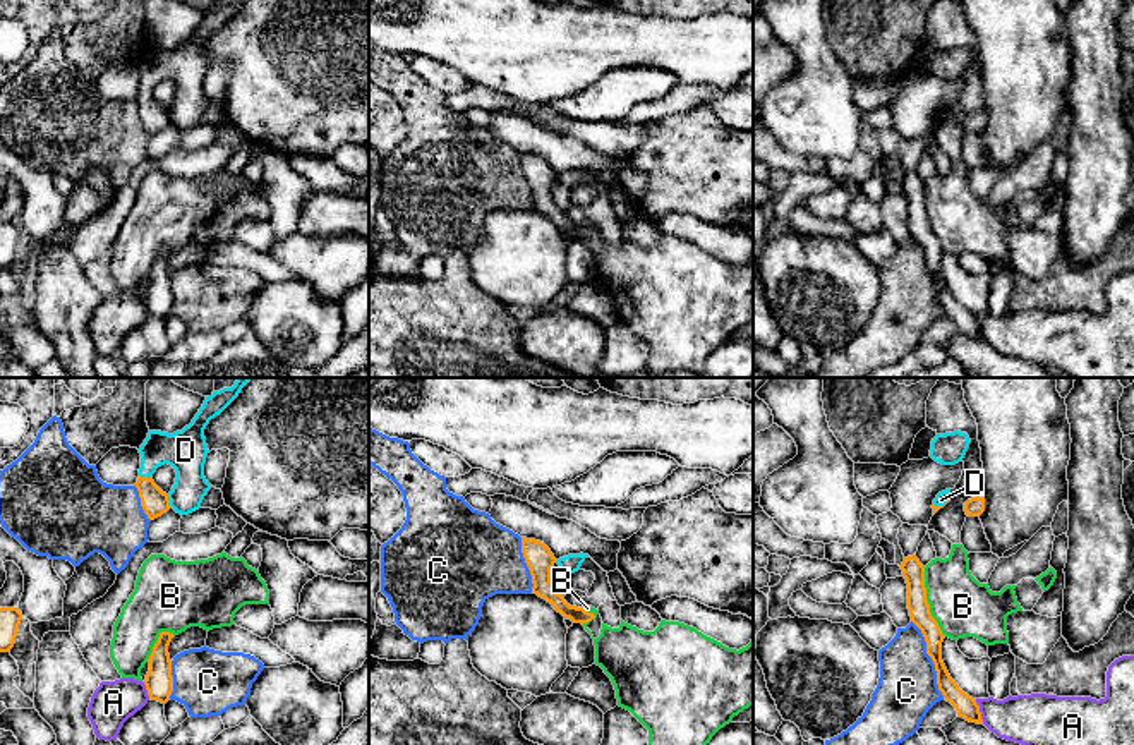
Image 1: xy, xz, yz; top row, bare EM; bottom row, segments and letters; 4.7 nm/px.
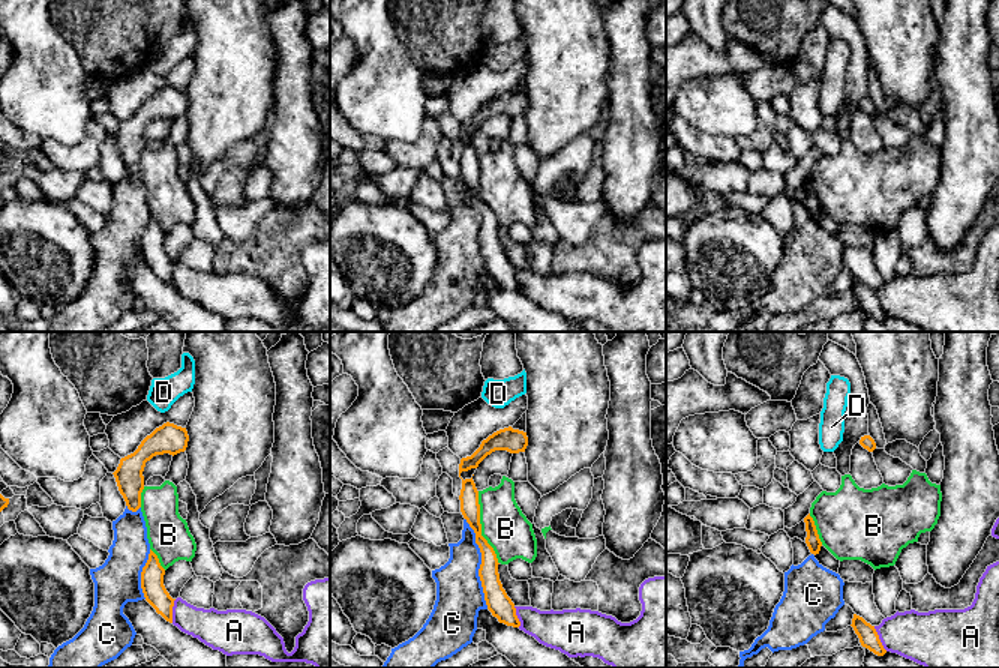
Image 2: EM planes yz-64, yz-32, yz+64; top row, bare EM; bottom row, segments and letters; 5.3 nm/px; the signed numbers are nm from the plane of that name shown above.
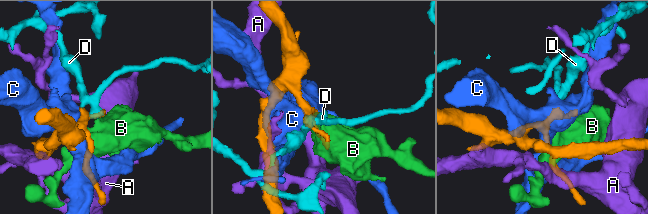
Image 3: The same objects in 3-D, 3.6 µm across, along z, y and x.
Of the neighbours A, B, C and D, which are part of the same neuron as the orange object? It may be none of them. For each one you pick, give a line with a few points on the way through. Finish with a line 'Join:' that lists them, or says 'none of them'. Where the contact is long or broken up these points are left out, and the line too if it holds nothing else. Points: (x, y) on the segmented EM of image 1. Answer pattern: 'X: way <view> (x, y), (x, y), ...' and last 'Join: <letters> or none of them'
D: way xy (153, 500), (168, 502), (186, 484), (186, 452)
Join: D

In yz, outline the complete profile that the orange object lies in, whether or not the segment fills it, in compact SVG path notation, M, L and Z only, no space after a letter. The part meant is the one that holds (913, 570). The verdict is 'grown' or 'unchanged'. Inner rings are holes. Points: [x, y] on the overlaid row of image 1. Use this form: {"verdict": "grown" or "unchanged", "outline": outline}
{"verdict": "unchanged", "outline": "M913 554L904 558L901 570L908 584L909 616L925 637L926 654L935 664L937 685L944 695L944 700L950 702L956 707L959 718L964 718L969 723L983 724L976 699L969 697L959 688L942 661L942 642L945 635L942 633L937 620L930 613L925 587L925 566L920 563L916 554Z"}

